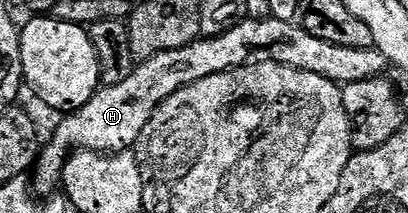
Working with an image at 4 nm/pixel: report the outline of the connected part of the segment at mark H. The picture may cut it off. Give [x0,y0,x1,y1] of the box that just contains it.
[31,16,387,196]

